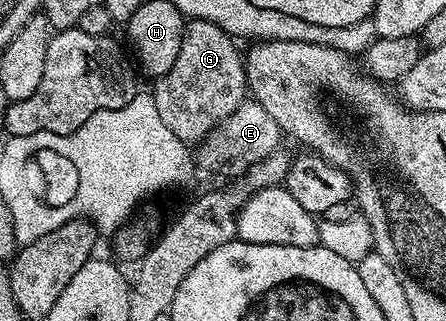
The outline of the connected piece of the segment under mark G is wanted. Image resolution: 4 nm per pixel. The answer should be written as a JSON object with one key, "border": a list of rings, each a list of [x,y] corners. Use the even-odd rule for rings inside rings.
{"border":[[[196,18],[185,23],[183,43],[176,55],[175,63],[165,75],[153,84],[152,97],[156,104],[156,112],[160,112],[160,120],[168,124],[170,131],[181,142],[197,144],[211,134],[226,117],[236,110],[240,103],[247,101],[248,87],[246,84],[246,68],[243,55],[238,54],[235,39],[224,33],[219,26],[203,18]]]}

